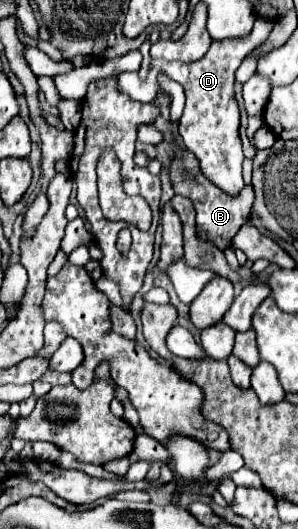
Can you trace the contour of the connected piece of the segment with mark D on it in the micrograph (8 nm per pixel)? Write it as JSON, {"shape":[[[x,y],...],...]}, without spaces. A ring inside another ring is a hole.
{"shape":[[[257,17],[253,30],[243,38],[225,38],[225,40],[213,40],[207,54],[197,62],[151,62],[151,72],[147,80],[141,80],[135,72],[122,72],[118,76],[118,87],[121,92],[131,96],[133,100],[149,102],[151,98],[151,80],[163,70],[169,74],[175,82],[179,82],[185,88],[185,110],[179,122],[179,136],[183,144],[199,158],[203,174],[221,186],[227,194],[237,194],[241,190],[243,178],[241,178],[241,162],[243,162],[243,150],[241,150],[241,138],[239,138],[239,106],[233,98],[233,82],[235,82],[235,70],[239,68],[241,60],[261,46],[267,40],[273,29],[273,20]]]}

